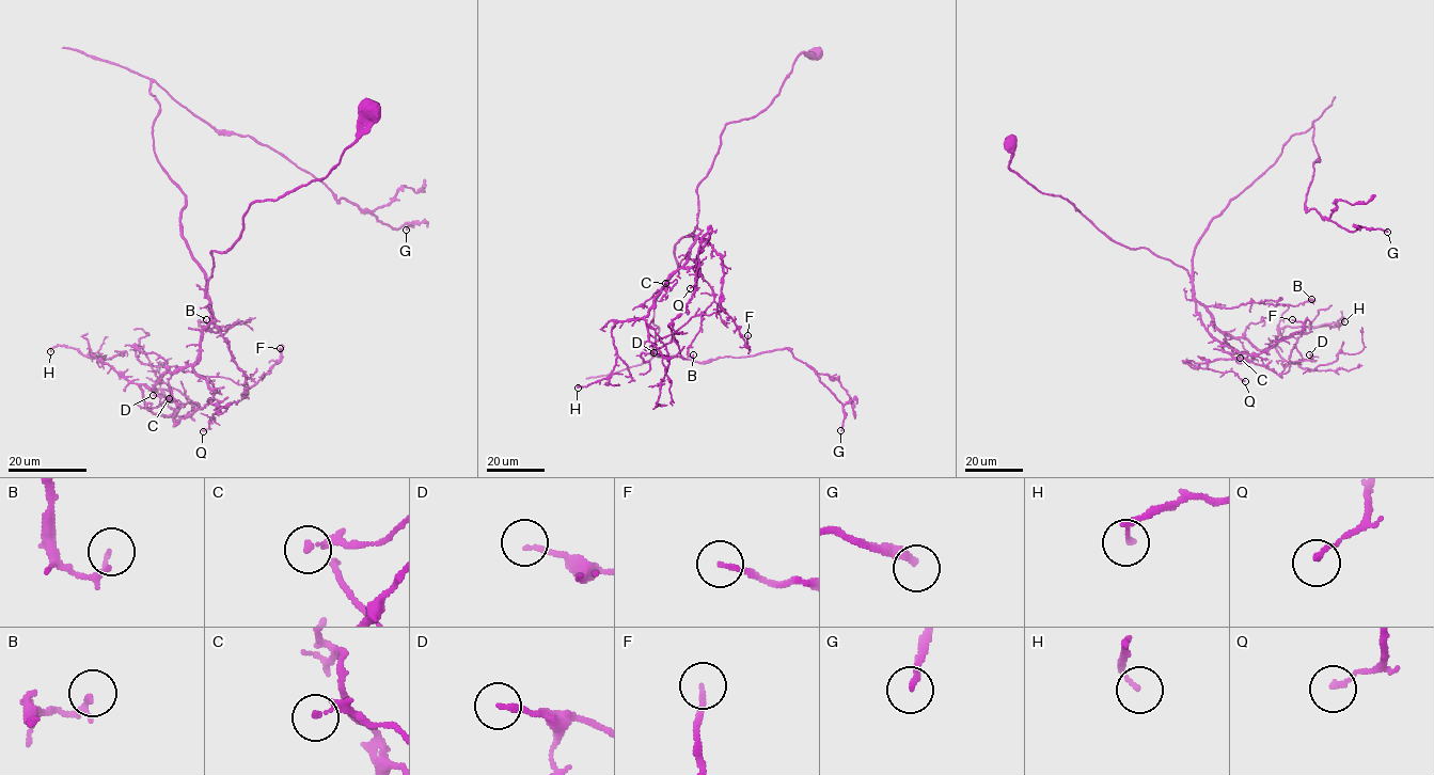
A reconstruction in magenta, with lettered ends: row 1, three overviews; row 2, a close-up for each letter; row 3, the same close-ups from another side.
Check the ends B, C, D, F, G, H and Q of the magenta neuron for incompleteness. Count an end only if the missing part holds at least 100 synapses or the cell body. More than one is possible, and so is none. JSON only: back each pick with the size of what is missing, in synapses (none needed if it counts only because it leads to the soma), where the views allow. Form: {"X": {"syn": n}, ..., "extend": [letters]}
{"extend": []}

